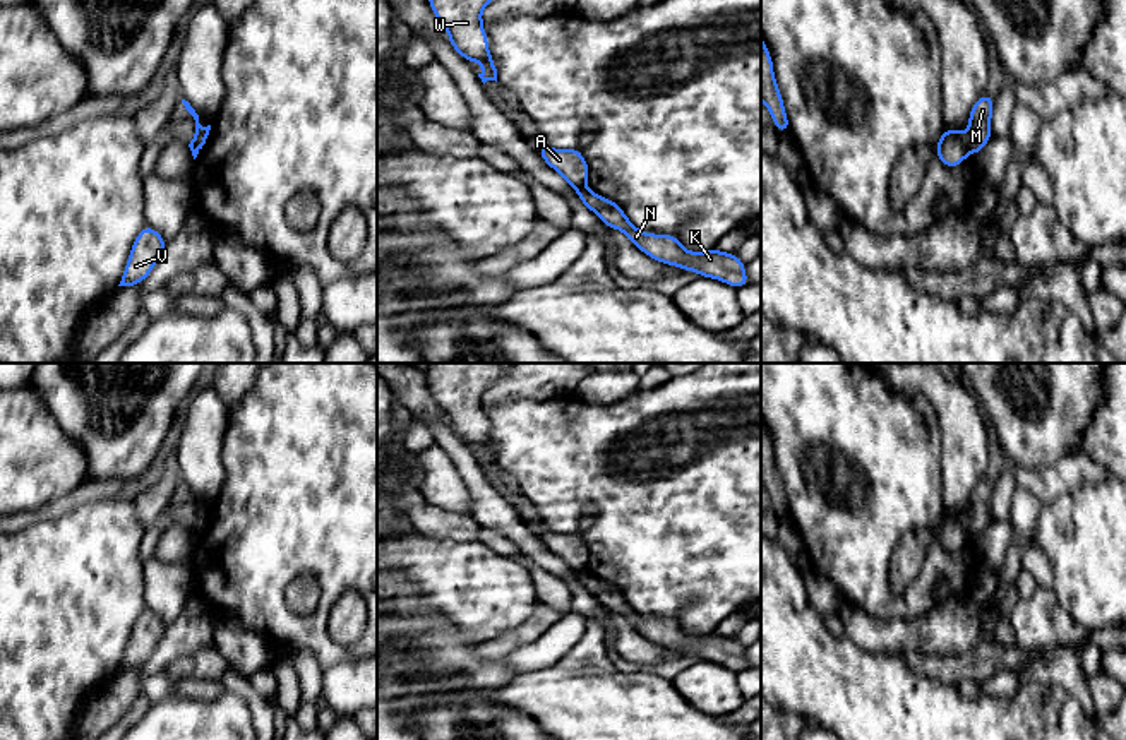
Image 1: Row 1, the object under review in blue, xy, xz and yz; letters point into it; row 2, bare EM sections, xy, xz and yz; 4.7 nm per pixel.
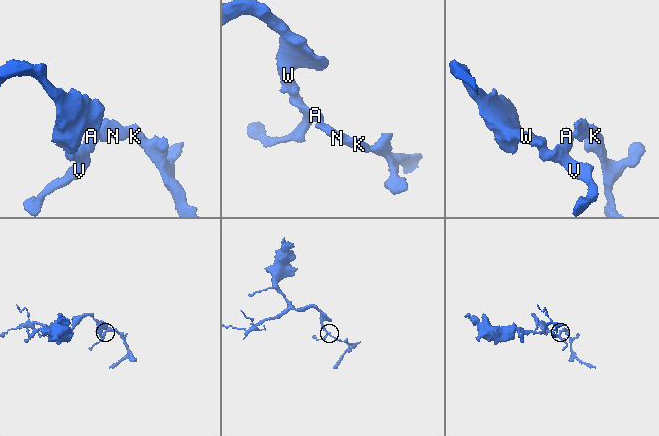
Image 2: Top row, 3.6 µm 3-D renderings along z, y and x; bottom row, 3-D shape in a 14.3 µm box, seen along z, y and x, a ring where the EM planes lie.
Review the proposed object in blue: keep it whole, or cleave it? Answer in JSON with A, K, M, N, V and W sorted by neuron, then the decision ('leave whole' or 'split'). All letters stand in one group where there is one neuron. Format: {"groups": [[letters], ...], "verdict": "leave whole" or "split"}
{"groups": [["A", "V", "W"], ["K", "M", "N"]], "verdict": "split"}

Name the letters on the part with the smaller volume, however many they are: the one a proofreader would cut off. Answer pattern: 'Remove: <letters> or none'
Remove: K, M, N

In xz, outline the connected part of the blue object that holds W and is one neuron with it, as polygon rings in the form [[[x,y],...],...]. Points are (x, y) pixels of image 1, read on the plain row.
[[[428,363],[428,387],[449,427],[466,445],[478,445],[482,466],[495,464],[497,452],[488,435],[482,394],[516,363]]]

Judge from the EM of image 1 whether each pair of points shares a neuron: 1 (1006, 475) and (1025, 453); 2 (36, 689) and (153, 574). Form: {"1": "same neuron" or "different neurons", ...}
{"1": "different neurons", "2": "different neurons"}

